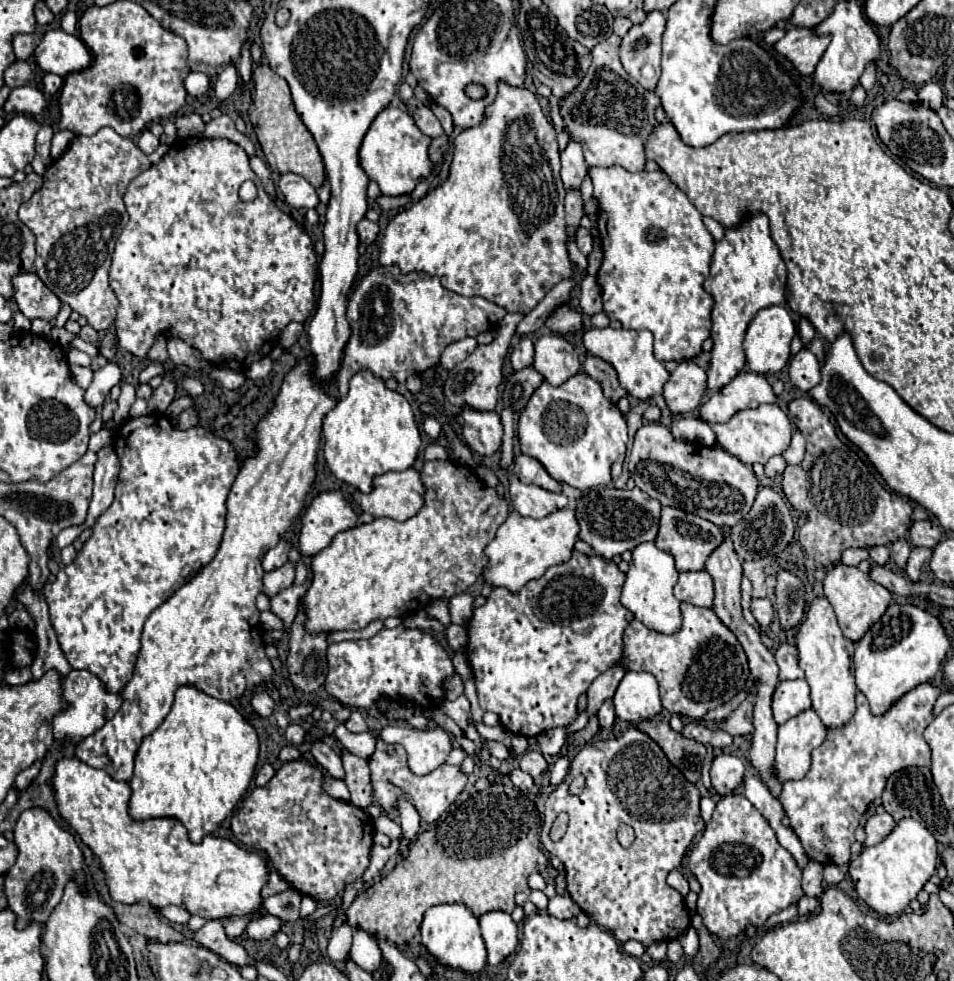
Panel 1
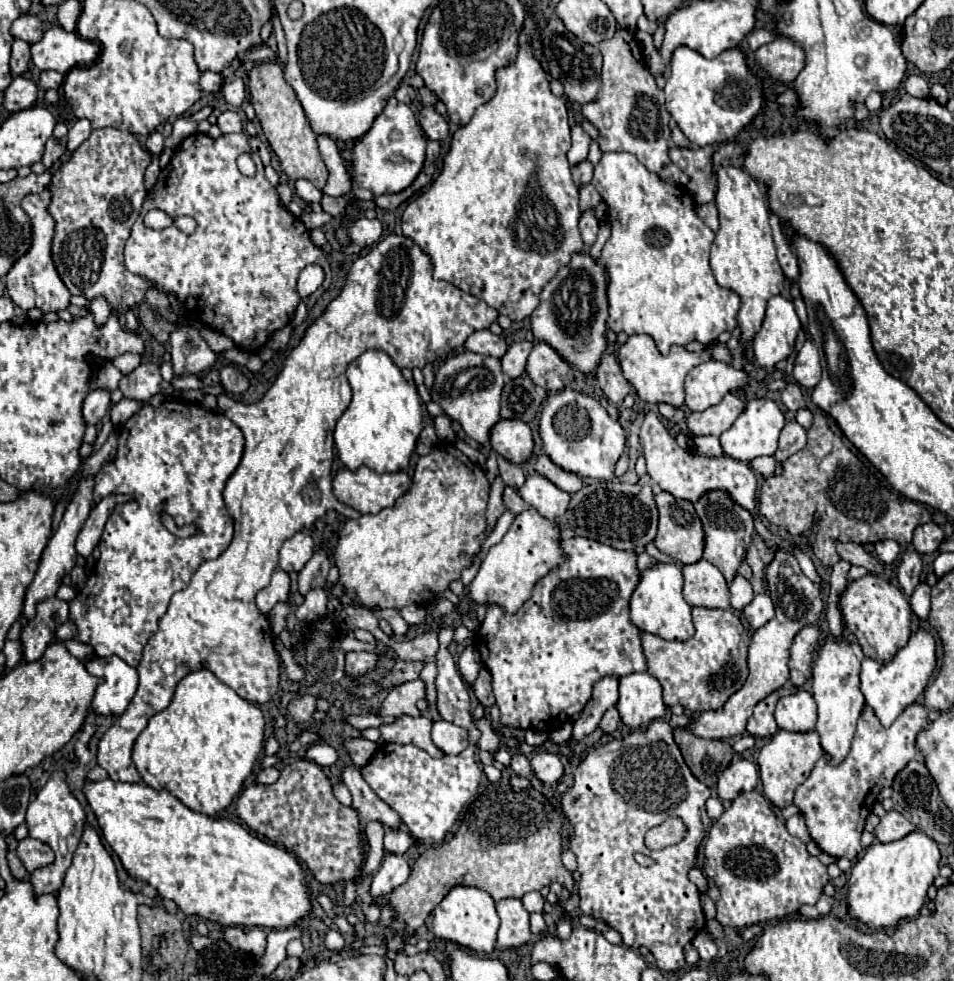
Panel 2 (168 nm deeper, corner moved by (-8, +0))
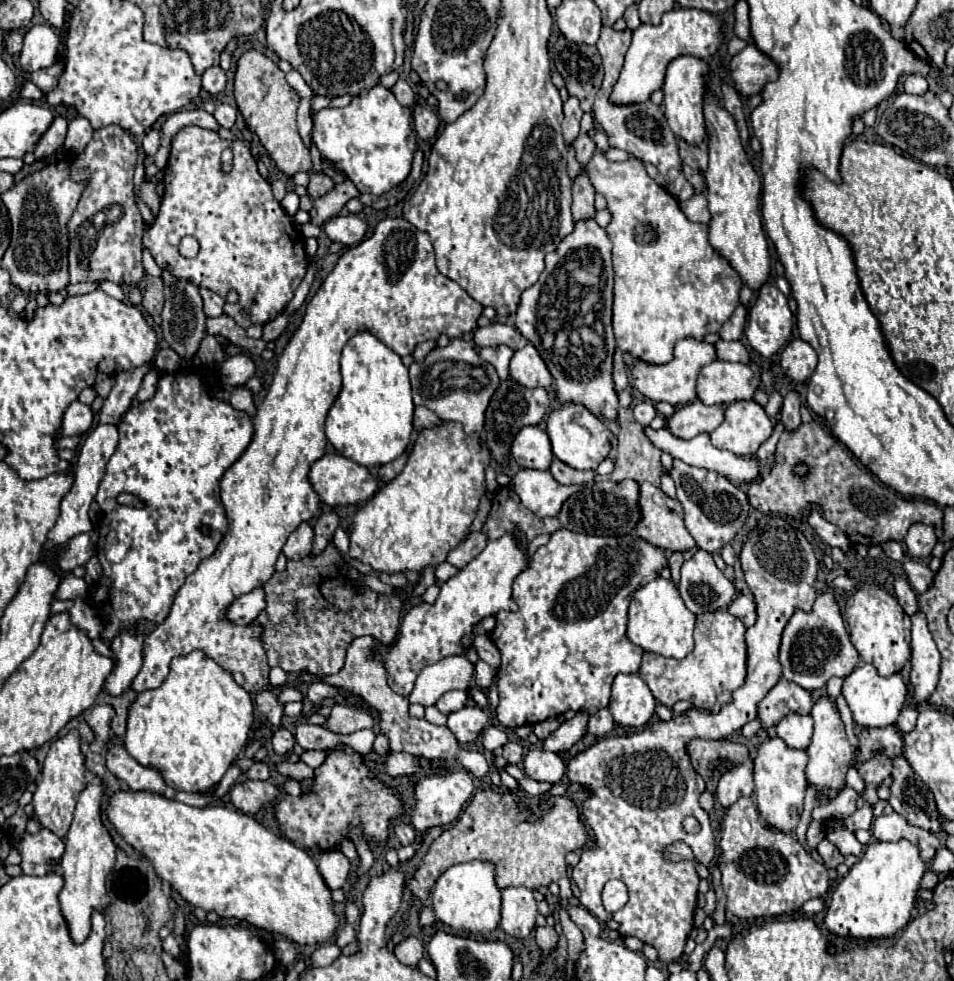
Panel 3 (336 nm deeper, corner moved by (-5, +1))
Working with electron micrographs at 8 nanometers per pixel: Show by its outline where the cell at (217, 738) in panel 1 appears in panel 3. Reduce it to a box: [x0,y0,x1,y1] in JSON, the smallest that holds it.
[125,651,253,793]

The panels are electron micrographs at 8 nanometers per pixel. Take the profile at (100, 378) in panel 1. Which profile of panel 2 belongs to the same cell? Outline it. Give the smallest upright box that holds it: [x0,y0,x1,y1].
[82,390,110,426]

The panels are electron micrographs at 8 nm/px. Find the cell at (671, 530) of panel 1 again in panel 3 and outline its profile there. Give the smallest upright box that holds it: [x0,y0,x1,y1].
[635,483,693,551]

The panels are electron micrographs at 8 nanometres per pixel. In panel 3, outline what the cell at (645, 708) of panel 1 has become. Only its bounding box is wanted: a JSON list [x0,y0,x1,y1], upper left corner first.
[609,675,655,727]

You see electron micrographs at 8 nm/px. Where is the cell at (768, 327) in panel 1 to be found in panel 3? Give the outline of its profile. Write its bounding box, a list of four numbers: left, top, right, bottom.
[745,283,793,359]

